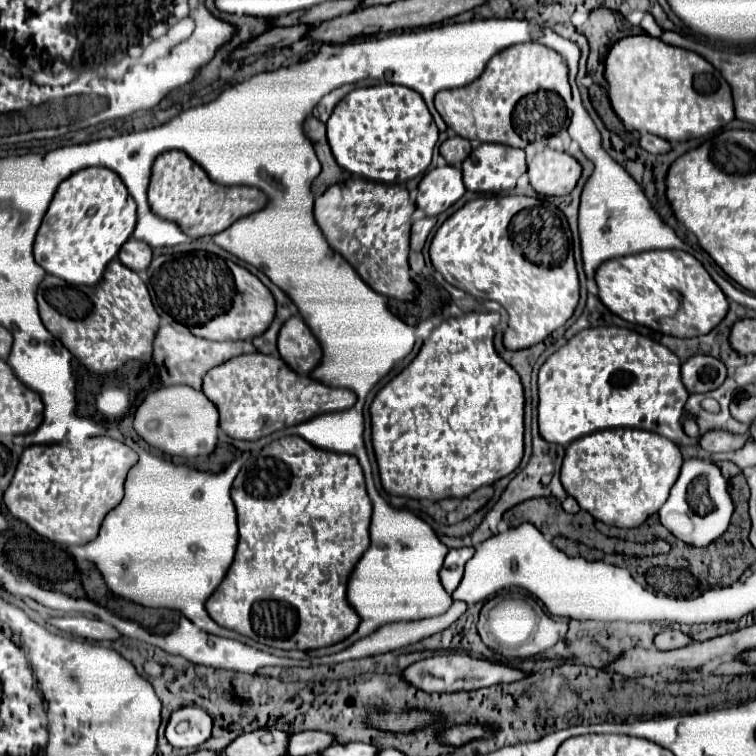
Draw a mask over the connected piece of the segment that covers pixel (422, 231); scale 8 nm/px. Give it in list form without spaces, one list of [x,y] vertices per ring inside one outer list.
[[[425,217],[425,219],[419,219],[413,223],[413,229],[411,229],[411,249],[413,251],[423,249],[433,225],[435,225],[435,217]]]

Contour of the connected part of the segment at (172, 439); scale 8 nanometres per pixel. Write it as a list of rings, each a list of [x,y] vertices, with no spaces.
[[[187,385],[159,387],[151,391],[135,411],[135,431],[151,447],[179,457],[199,457],[209,455],[217,445],[219,435],[219,415],[217,407],[201,393]]]

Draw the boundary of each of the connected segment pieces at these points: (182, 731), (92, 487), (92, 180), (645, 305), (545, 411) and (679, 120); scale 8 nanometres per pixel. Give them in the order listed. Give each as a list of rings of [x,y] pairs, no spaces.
[[[183,707],[167,723],[165,737],[173,747],[197,747],[211,737],[211,717],[205,709]]]
[[[75,437],[55,445],[31,445],[21,453],[15,477],[7,487],[3,501],[15,519],[27,523],[41,537],[61,545],[71,545],[71,543],[85,545],[91,539],[95,539],[105,515],[115,505],[121,503],[127,471],[135,463],[137,463],[137,453],[131,447],[111,437],[89,437],[89,439]]]
[[[105,167],[81,169],[59,185],[59,189],[57,189],[57,193],[55,193],[45,217],[43,217],[43,223],[39,227],[39,233],[37,233],[37,239],[35,239],[35,245],[33,245],[35,261],[47,273],[61,277],[69,283],[95,285],[103,277],[107,263],[119,253],[121,245],[133,233],[135,219],[137,219],[135,201],[129,195],[127,187],[121,183],[121,177],[117,173],[113,173],[111,169],[105,169]]]
[[[647,251],[647,253],[617,257],[617,259],[603,263],[595,271],[595,281],[599,289],[599,299],[611,313],[619,315],[621,319],[629,323],[645,325],[653,331],[667,333],[673,337],[705,335],[723,321],[729,309],[727,297],[711,281],[711,277],[703,271],[701,263],[685,251]]]
[[[591,327],[579,331],[567,341],[559,351],[555,351],[539,369],[539,405],[537,421],[539,435],[561,447],[567,447],[579,437],[591,435],[601,429],[613,427],[637,427],[645,431],[659,433],[671,439],[677,445],[695,445],[697,441],[689,439],[681,427],[683,405],[689,397],[687,389],[681,383],[681,361],[665,345],[643,337],[635,331],[623,327]]]
[[[629,35],[615,41],[605,59],[605,79],[609,83],[607,93],[609,93],[611,107],[617,113],[617,117],[623,121],[627,131],[651,133],[661,139],[667,139],[669,143],[677,143],[677,141],[687,141],[687,139],[715,133],[721,127],[725,127],[731,119],[735,119],[733,99],[729,93],[731,89],[729,83],[719,75],[719,71],[715,77],[715,67],[709,61],[705,61],[703,57],[699,59],[699,55],[693,51],[667,45],[659,37]]]

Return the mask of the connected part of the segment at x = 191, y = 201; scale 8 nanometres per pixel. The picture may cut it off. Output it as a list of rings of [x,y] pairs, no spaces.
[[[167,151],[155,159],[147,195],[149,207],[155,215],[177,223],[181,231],[193,239],[221,233],[239,217],[255,213],[267,203],[267,195],[257,187],[223,187],[213,183],[207,173],[183,151]]]

